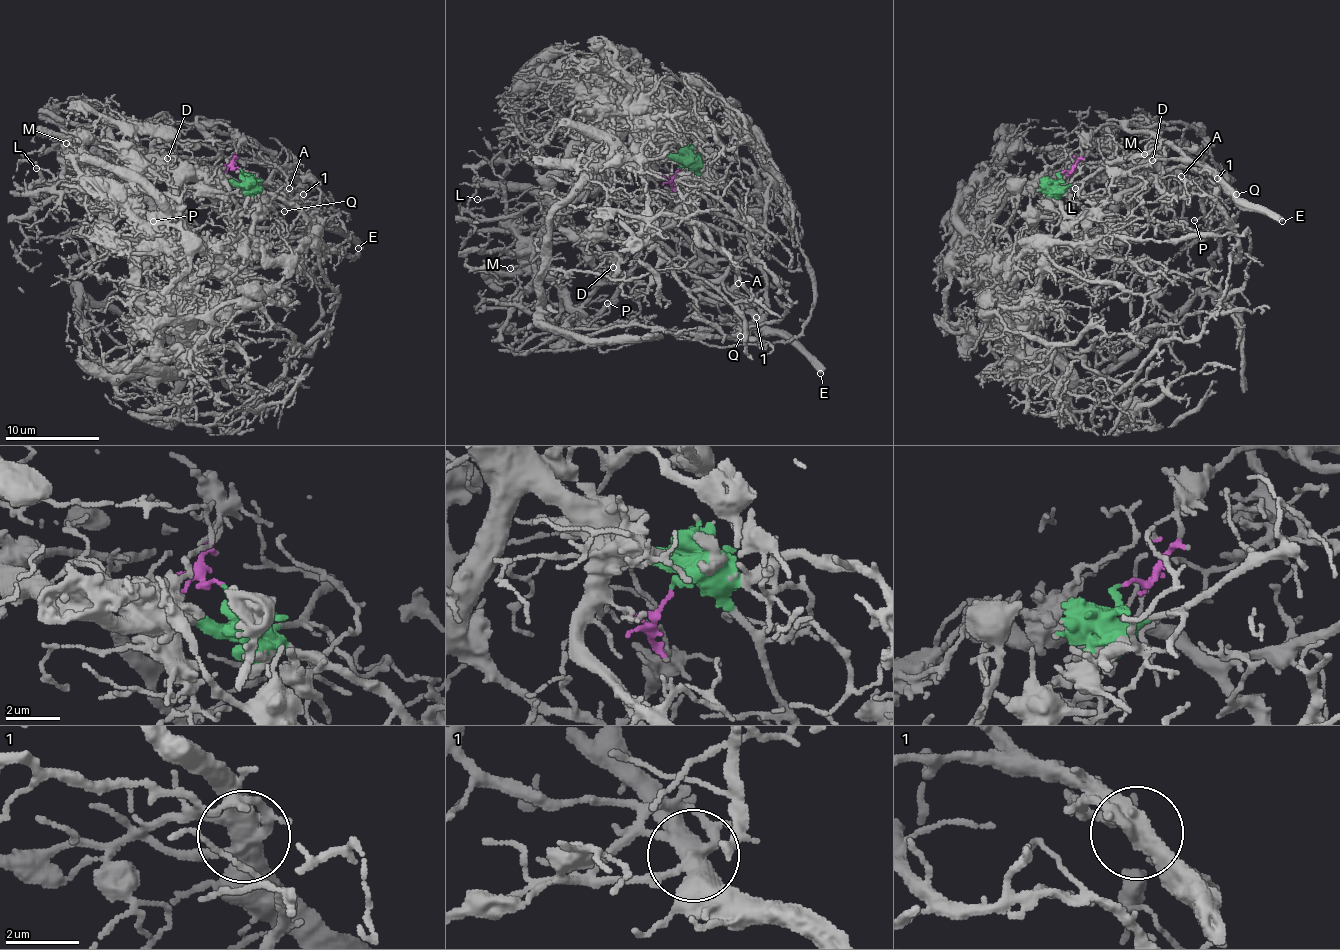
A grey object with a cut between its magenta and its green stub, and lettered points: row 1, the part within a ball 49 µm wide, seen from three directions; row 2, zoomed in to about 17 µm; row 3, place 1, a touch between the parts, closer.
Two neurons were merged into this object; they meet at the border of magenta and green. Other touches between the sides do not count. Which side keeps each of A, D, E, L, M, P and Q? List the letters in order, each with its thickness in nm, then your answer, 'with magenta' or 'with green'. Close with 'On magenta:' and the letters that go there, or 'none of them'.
A: 80 nm thick; with green
D: 100 nm thick; with green
E: 480 nm thick; with magenta
L: 80 nm thick; with green
M: 150 nm thick; with green
P: 120 nm thick; with green
Q: 110 nm thick; with magenta
On magenta: E, Q

